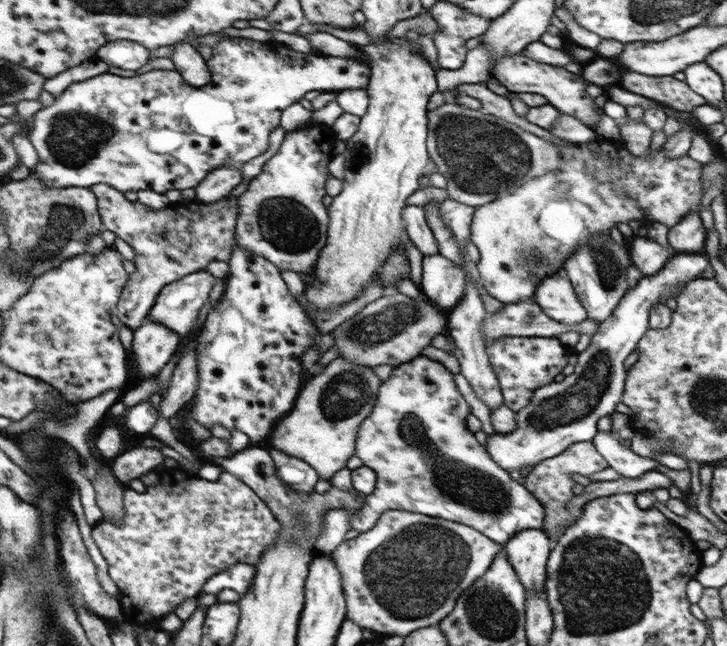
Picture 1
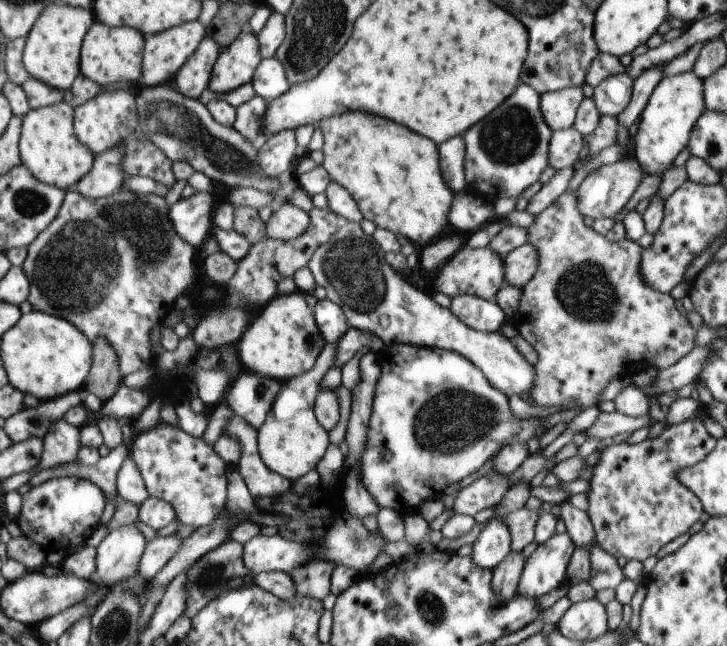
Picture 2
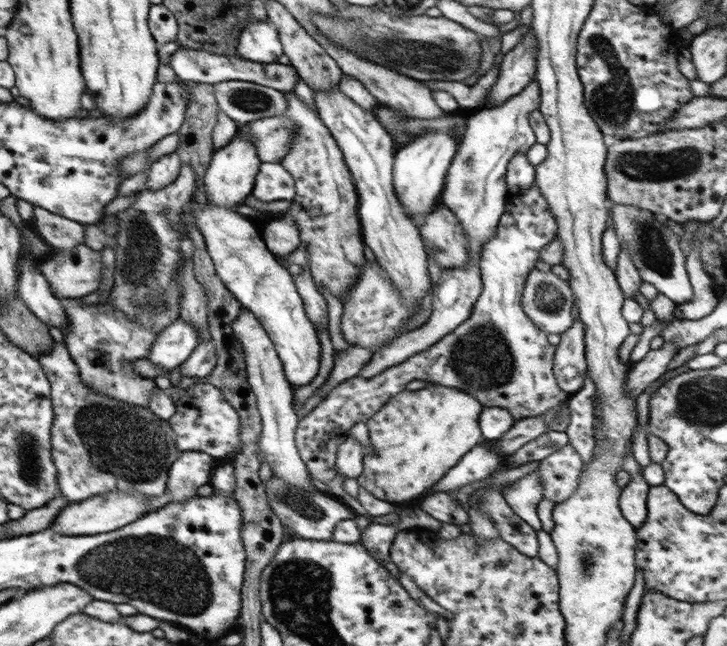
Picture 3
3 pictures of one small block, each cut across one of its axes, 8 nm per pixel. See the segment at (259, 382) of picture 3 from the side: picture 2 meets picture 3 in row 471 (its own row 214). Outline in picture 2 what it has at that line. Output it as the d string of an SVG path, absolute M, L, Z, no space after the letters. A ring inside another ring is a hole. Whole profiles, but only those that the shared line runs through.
M282 204L275 207L270 219L265 224L266 237L278 240L296 240L306 232L310 216L295 205Z

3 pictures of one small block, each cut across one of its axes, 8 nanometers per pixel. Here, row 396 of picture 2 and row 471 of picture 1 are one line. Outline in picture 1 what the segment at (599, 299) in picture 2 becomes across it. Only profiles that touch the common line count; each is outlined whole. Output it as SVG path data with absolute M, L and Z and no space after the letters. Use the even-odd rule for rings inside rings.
M582 442L570 444L564 452L535 464L528 473L524 486L530 492L533 492L540 504L544 506L546 517L542 530L549 536L552 546L558 542L560 534L564 532L564 528L570 526L569 520L571 517L566 506L568 506L568 501L574 496L572 487L576 482L572 479L572 475L582 474L582 476L588 477L590 474L600 472L600 470L608 467L608 463L595 449L593 442Z

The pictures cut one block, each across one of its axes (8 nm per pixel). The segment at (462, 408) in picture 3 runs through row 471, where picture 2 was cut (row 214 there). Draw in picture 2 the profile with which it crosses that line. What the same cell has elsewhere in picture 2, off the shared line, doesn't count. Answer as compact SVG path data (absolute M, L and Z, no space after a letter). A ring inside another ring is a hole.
M360 110L324 118L316 126L324 136L323 167L332 181L346 188L352 195L363 218L373 222L378 228L405 236L419 250L441 238L448 230L448 212L455 192L444 182L438 162L439 148L432 140L426 140L424 136L418 136L394 122L382 120L382 116L366 114Z

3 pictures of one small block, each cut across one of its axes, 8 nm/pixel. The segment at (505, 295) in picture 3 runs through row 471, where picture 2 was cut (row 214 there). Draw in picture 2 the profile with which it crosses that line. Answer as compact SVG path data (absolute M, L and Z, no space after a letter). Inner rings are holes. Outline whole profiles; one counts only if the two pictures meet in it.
M313 207L307 213L310 216L310 224L306 232L296 240L286 242L265 237L252 245L249 254L237 263L237 271L228 281L228 306L222 310L212 310L198 319L194 334L191 334L196 346L204 348L232 345L234 342L237 344L253 317L279 295L278 284L284 278L292 278L299 268L307 267L314 252L334 236L343 222L343 219L330 209Z

